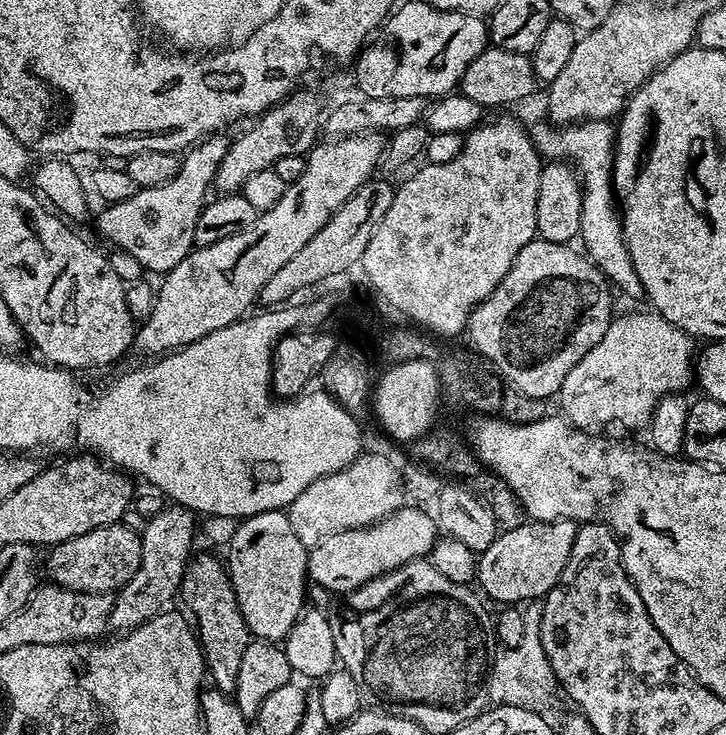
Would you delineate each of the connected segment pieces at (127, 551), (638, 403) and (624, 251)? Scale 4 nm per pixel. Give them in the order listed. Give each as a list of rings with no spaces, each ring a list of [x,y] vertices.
[[[124,522],[90,530],[89,533],[57,544],[47,554],[48,576],[53,585],[76,589],[78,592],[115,593],[124,587],[142,562],[142,542],[137,529],[127,528]]]
[[[655,310],[648,312],[628,312],[625,316],[617,315],[610,322],[606,334],[602,334],[602,342],[566,374],[566,382],[562,382],[558,393],[558,401],[564,408],[584,408],[584,416],[588,420],[617,420],[628,428],[642,429],[649,423],[659,400],[672,392],[683,393],[688,383],[694,380],[695,348],[693,337],[683,332],[662,318]]]
[[[581,120],[579,124],[563,126],[543,123],[531,125],[530,128],[532,144],[536,151],[548,162],[567,161],[576,169],[580,184],[584,187],[579,234],[579,239],[584,240],[583,251],[617,289],[629,288],[630,291],[639,293],[640,279],[624,241],[622,216],[618,211],[617,197],[612,190],[613,125],[606,120]]]

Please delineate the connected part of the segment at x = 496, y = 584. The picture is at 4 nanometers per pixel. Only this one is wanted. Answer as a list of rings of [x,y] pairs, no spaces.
[[[537,520],[526,522],[517,528],[501,531],[497,535],[496,541],[478,556],[478,584],[481,584],[479,587],[482,589],[483,595],[489,601],[497,600],[500,606],[516,606],[521,603],[519,600],[536,602],[547,596],[550,589],[558,582],[558,578],[570,558],[577,527],[578,524],[575,520]]]

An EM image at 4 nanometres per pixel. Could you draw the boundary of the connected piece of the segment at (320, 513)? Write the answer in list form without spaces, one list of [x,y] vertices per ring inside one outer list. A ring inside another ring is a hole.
[[[367,452],[357,456],[350,466],[318,478],[318,482],[310,482],[310,486],[306,486],[306,490],[302,490],[302,494],[298,494],[298,498],[288,505],[286,511],[290,526],[294,526],[294,534],[298,534],[308,549],[322,543],[330,534],[369,528],[371,524],[387,518],[391,512],[405,507],[406,481],[401,469],[396,469],[395,462],[382,453]]]

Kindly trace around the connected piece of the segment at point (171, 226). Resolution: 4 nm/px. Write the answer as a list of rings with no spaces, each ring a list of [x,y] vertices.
[[[224,134],[205,136],[199,144],[187,149],[180,160],[176,175],[153,188],[142,188],[125,201],[101,207],[96,216],[96,232],[109,240],[119,251],[138,258],[140,265],[151,272],[167,274],[186,258],[194,247],[194,226],[198,226],[200,211],[209,199],[208,188],[213,187],[216,171],[226,158],[230,143]]]

